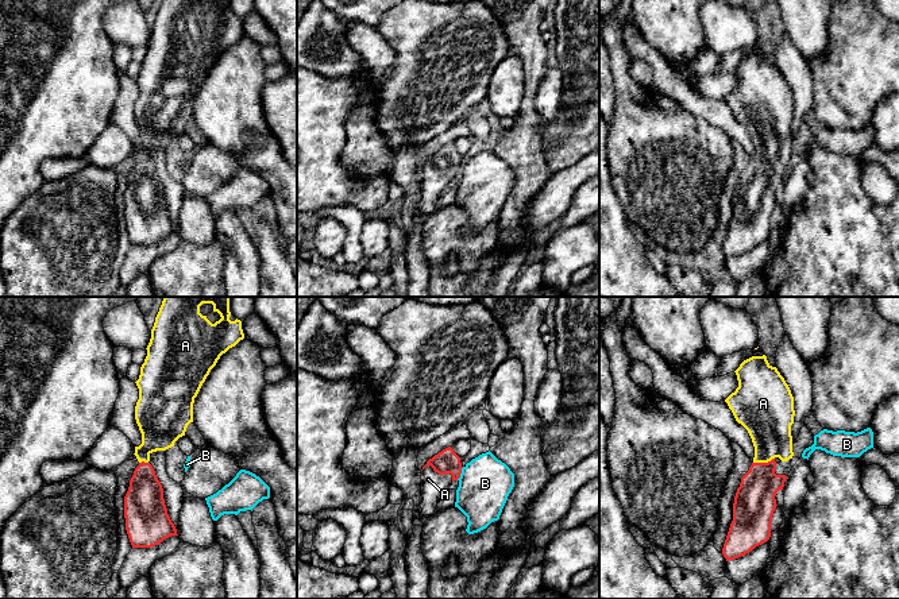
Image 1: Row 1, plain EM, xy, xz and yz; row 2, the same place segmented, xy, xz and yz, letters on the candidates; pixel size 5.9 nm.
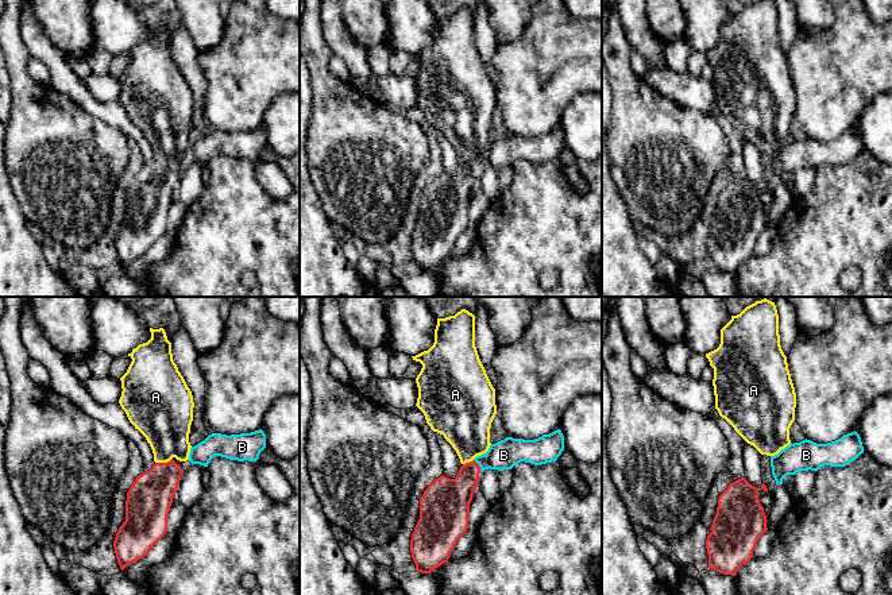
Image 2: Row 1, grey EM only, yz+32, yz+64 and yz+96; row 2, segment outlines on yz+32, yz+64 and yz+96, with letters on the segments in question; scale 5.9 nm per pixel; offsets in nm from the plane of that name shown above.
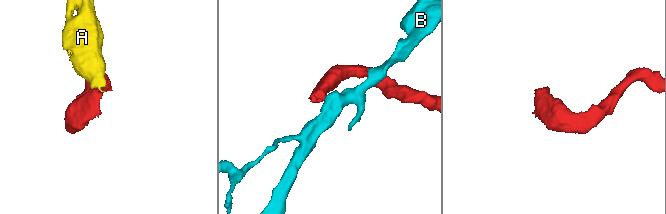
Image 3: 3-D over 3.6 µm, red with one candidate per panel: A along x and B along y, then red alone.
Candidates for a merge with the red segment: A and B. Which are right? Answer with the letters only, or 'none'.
A

